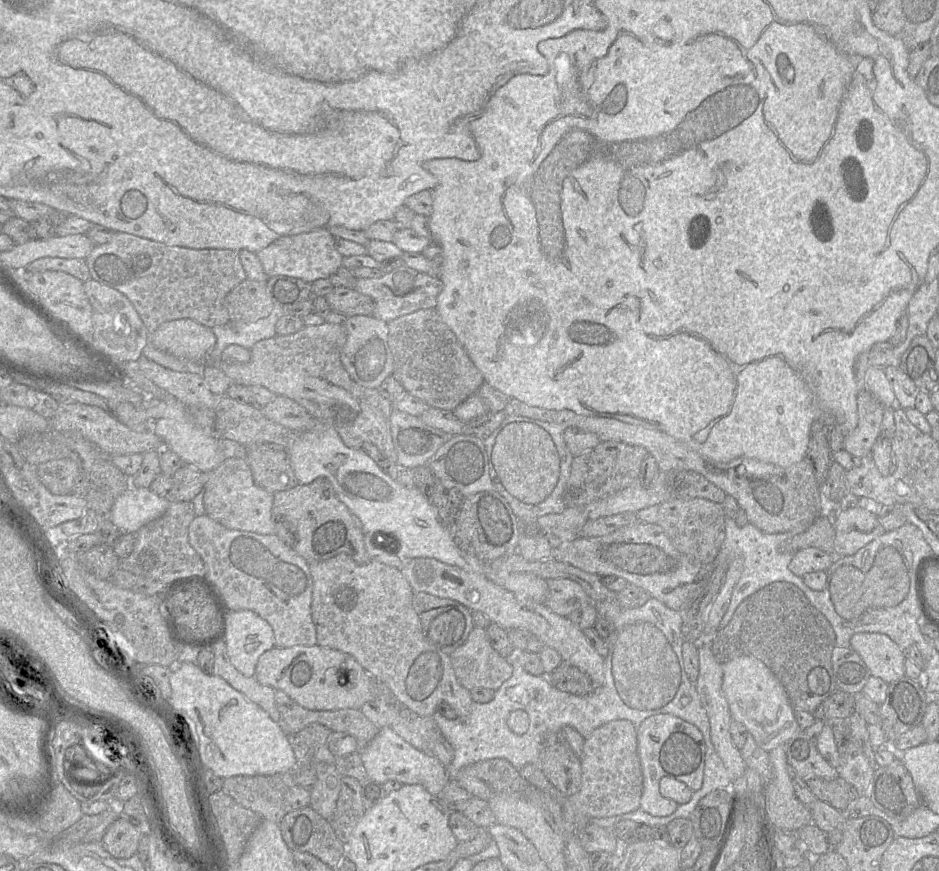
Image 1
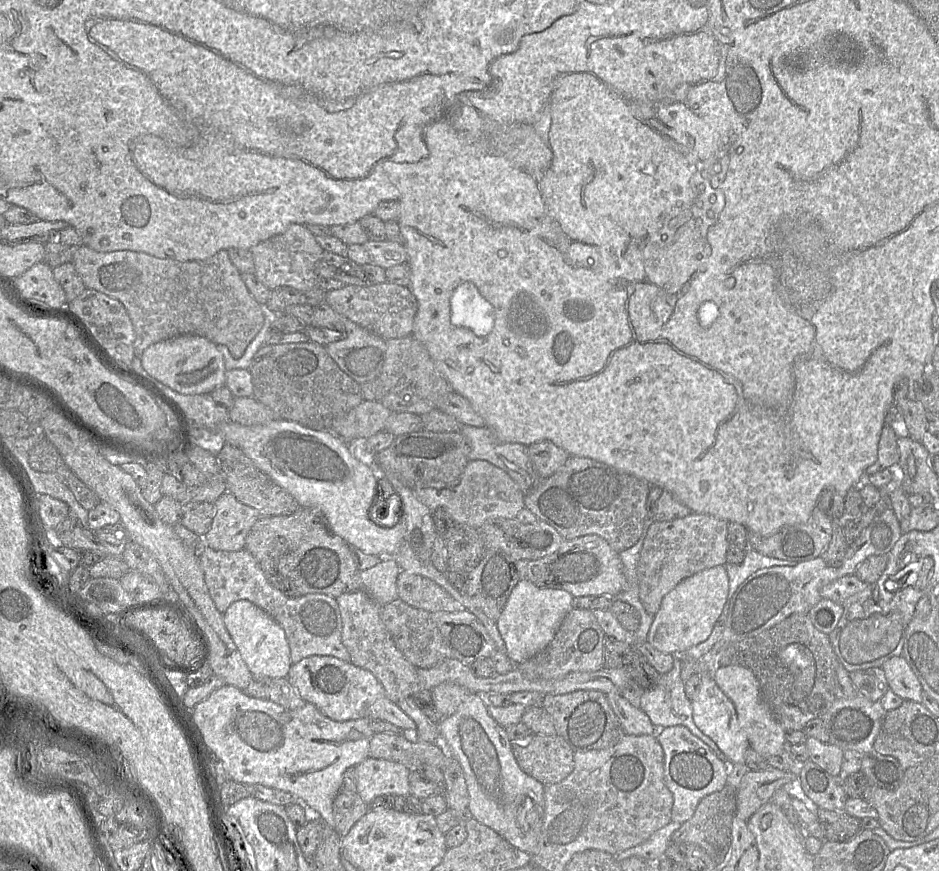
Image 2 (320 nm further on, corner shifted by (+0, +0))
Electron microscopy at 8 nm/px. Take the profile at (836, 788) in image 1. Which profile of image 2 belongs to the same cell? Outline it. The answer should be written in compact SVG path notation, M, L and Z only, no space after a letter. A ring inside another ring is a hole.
M818 808L817 816L826 841L846 842L862 829L861 819L849 815L845 810L830 811Z

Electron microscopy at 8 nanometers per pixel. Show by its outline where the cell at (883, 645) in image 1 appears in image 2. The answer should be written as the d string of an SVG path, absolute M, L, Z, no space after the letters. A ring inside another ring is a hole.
M894 656L882 665L889 686L903 700L922 702L923 688L905 658Z

